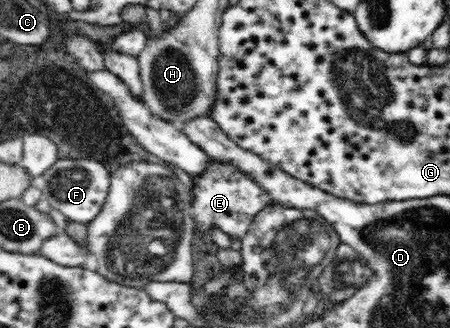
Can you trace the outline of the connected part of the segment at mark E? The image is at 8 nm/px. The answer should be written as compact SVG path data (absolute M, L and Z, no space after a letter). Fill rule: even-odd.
M213 160L205 169L206 173L193 180L194 200L191 202L194 226L200 231L208 231L218 227L232 240L242 240L248 232L250 223L265 206L274 202L271 196L250 175L242 173L240 169Z

